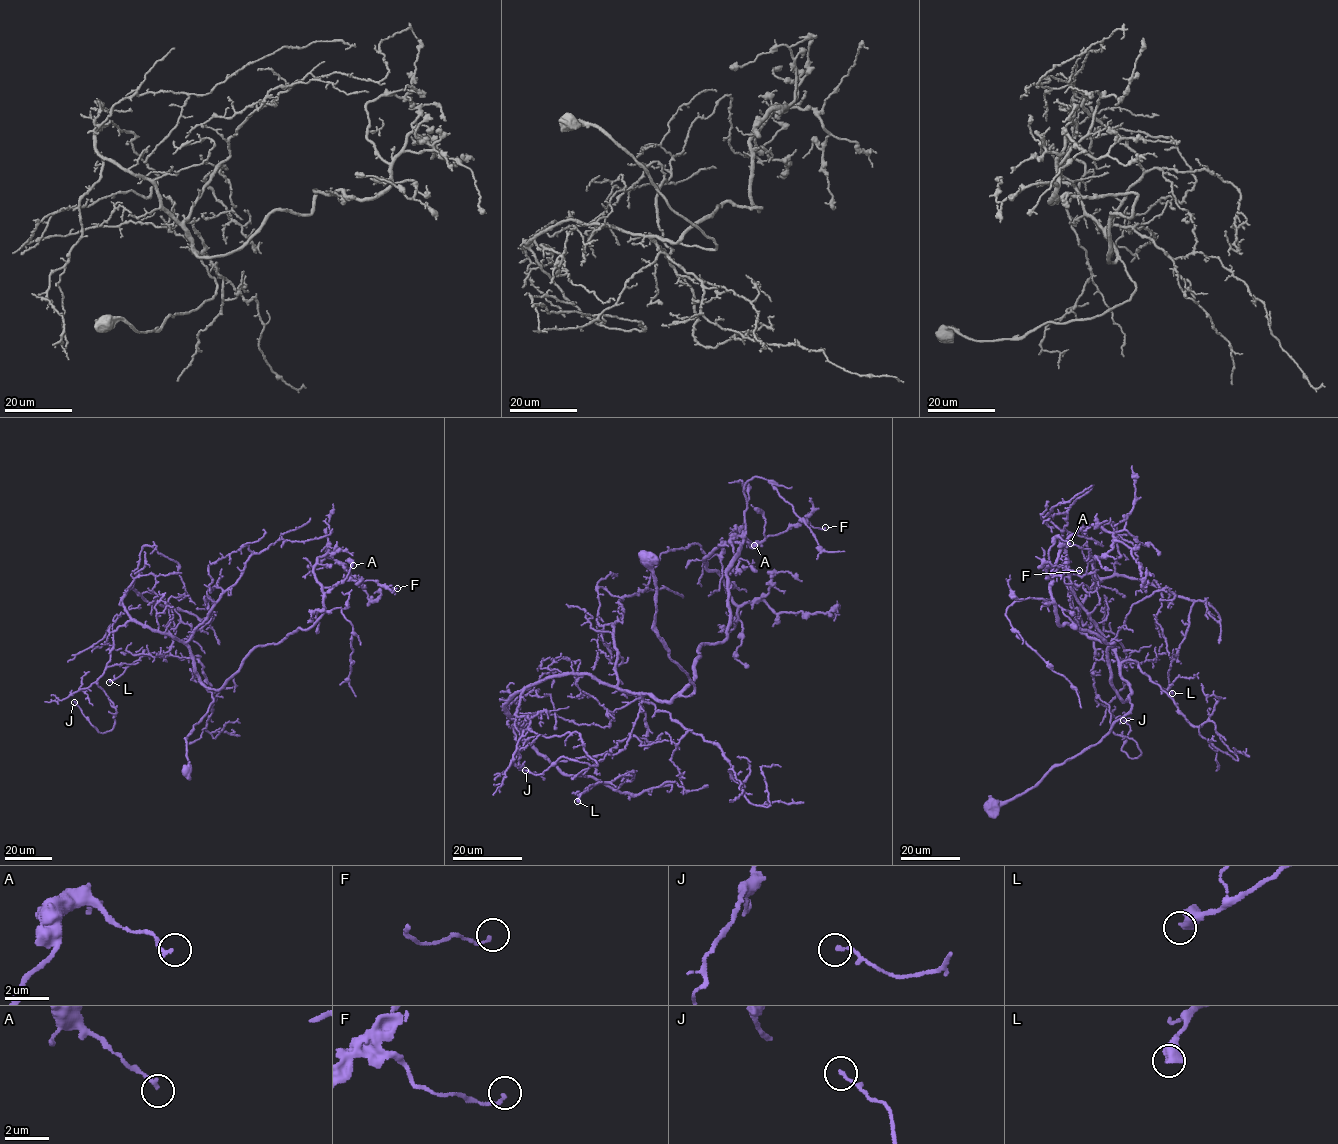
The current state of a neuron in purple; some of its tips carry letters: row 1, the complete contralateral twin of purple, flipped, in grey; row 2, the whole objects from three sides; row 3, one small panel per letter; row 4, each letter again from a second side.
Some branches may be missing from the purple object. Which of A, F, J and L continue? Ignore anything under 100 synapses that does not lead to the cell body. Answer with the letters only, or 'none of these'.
none of these

